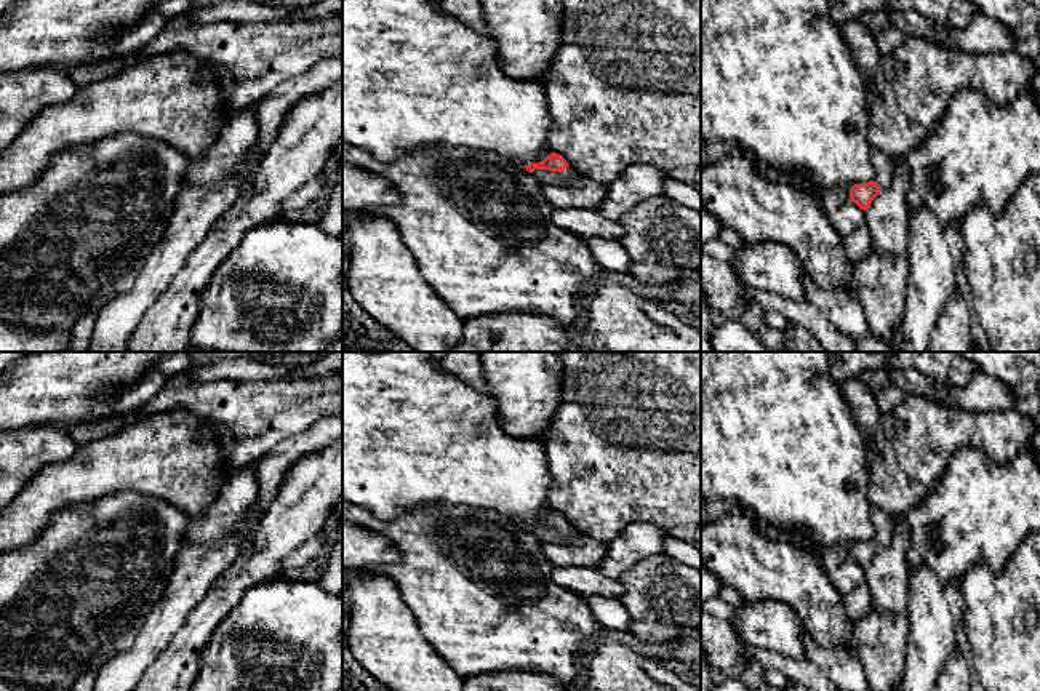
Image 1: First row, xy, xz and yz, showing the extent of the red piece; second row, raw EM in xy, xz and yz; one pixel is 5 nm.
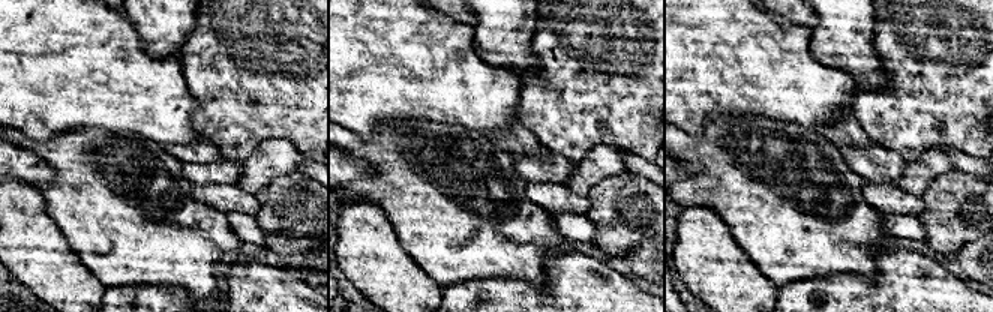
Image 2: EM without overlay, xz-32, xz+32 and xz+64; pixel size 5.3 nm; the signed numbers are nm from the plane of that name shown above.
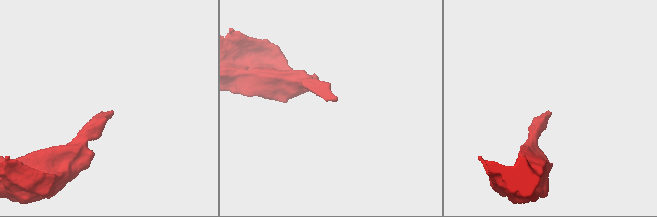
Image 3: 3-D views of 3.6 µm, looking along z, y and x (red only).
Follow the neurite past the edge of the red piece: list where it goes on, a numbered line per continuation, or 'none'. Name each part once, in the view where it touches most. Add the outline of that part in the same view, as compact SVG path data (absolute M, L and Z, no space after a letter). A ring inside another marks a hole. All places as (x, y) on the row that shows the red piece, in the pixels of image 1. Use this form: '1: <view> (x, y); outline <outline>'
1: xz (567, 175); outline M568 166L562 171L534 170L533 176L544 184L544 182L571 182L581 174L571 166Z

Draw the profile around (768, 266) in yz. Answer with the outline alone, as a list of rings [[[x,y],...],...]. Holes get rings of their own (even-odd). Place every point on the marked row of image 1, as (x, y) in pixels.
[[[755,242],[736,248],[736,254],[734,272],[742,288],[763,290],[792,301],[805,299],[805,270],[789,246]]]

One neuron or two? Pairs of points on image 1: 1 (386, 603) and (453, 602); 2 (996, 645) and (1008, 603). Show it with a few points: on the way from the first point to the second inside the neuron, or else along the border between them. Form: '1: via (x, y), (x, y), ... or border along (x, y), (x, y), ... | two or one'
1: border along (381, 573), (394, 584), (424, 635) | two
2: via (1005, 635), (1008, 632), (1008, 613) | one

